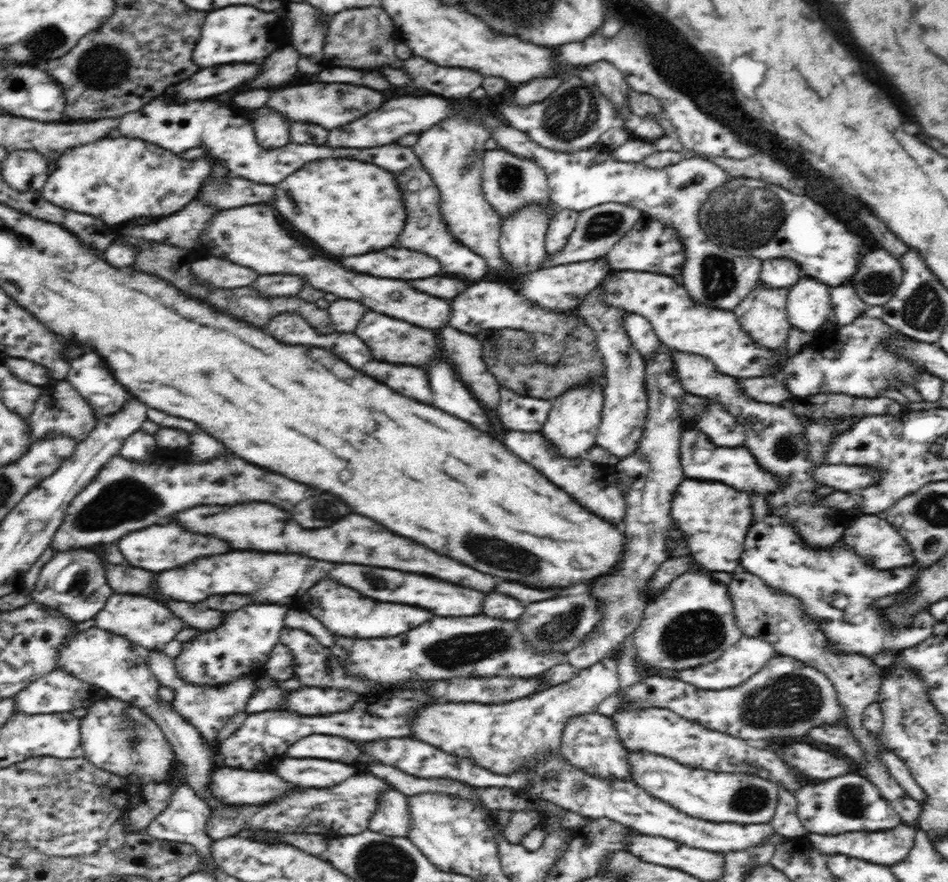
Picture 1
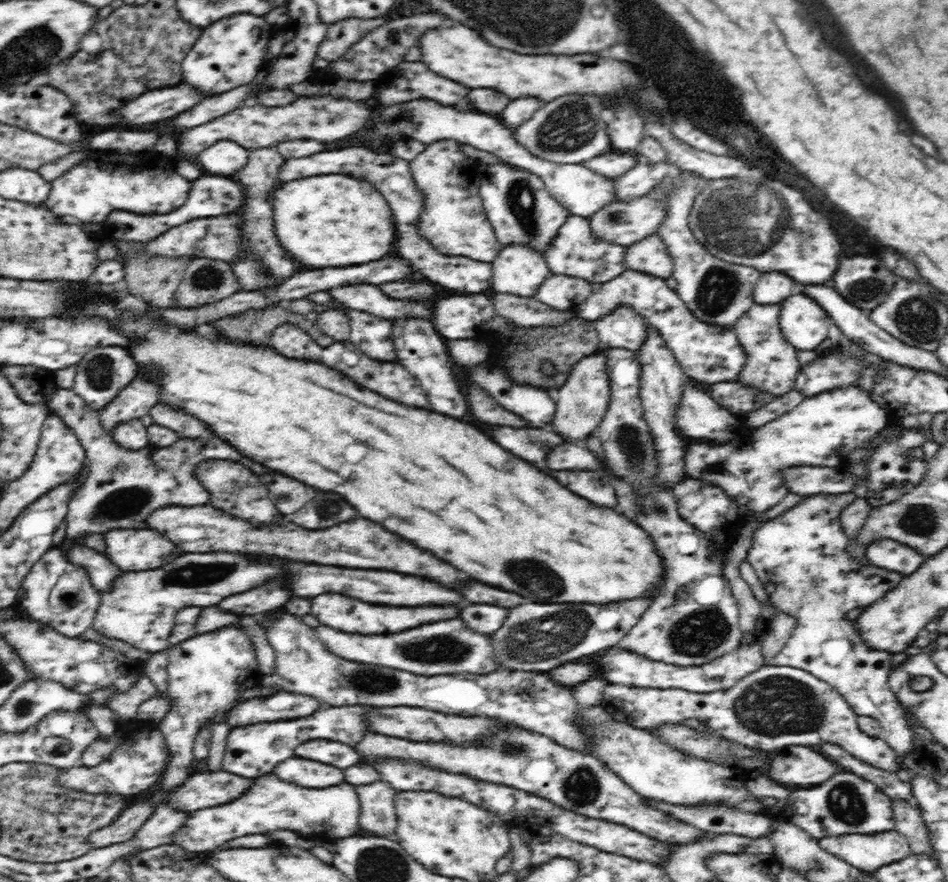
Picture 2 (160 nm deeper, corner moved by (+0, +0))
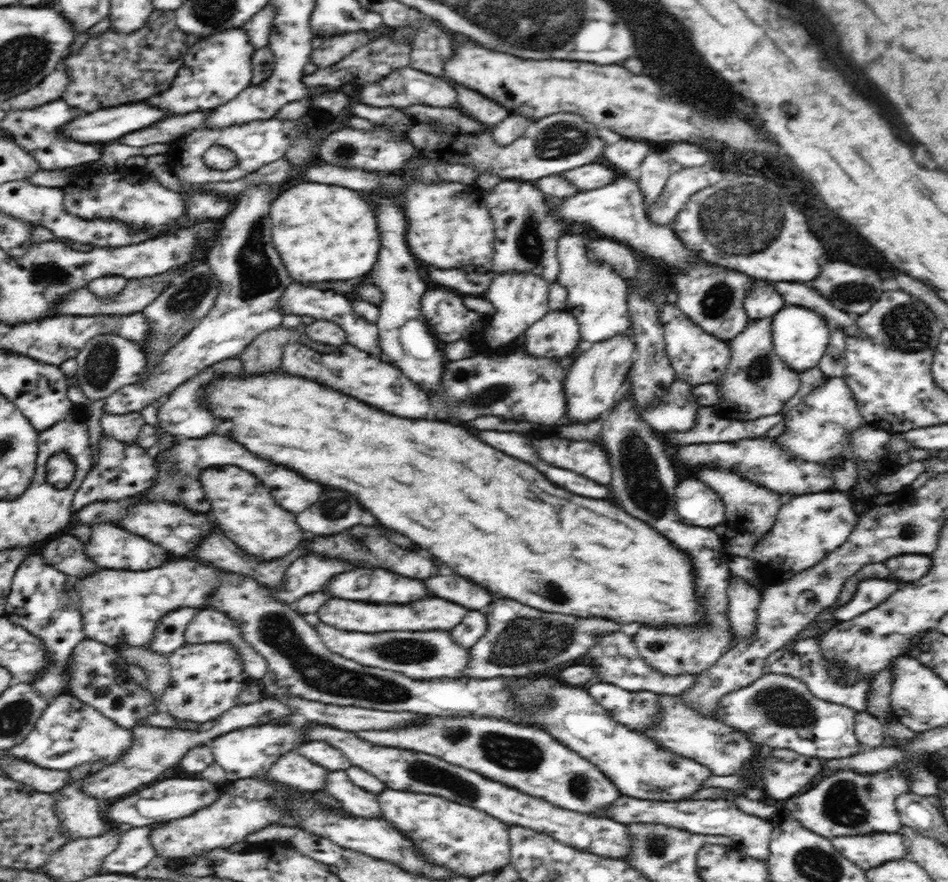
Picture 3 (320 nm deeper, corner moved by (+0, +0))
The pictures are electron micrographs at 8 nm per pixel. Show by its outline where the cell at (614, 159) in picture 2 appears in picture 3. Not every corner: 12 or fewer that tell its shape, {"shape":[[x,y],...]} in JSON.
{"shape":[[605,162],[561,172],[578,190],[602,188],[622,176]]}

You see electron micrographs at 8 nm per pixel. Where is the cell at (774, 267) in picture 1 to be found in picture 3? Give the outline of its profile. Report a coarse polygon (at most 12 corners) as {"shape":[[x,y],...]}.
{"shape":[[758,281],[743,302],[749,321],[773,317],[787,302]]}

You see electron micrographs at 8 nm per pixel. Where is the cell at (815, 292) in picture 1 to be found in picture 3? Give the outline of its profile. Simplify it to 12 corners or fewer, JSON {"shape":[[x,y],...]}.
{"shape":[[793,304],[773,316],[775,353],[798,373],[819,365],[832,331]]}

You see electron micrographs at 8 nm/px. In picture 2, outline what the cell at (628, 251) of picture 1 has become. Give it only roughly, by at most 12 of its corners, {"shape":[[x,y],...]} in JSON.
{"shape":[[656,232],[626,247],[626,268],[666,279],[673,260]]}

